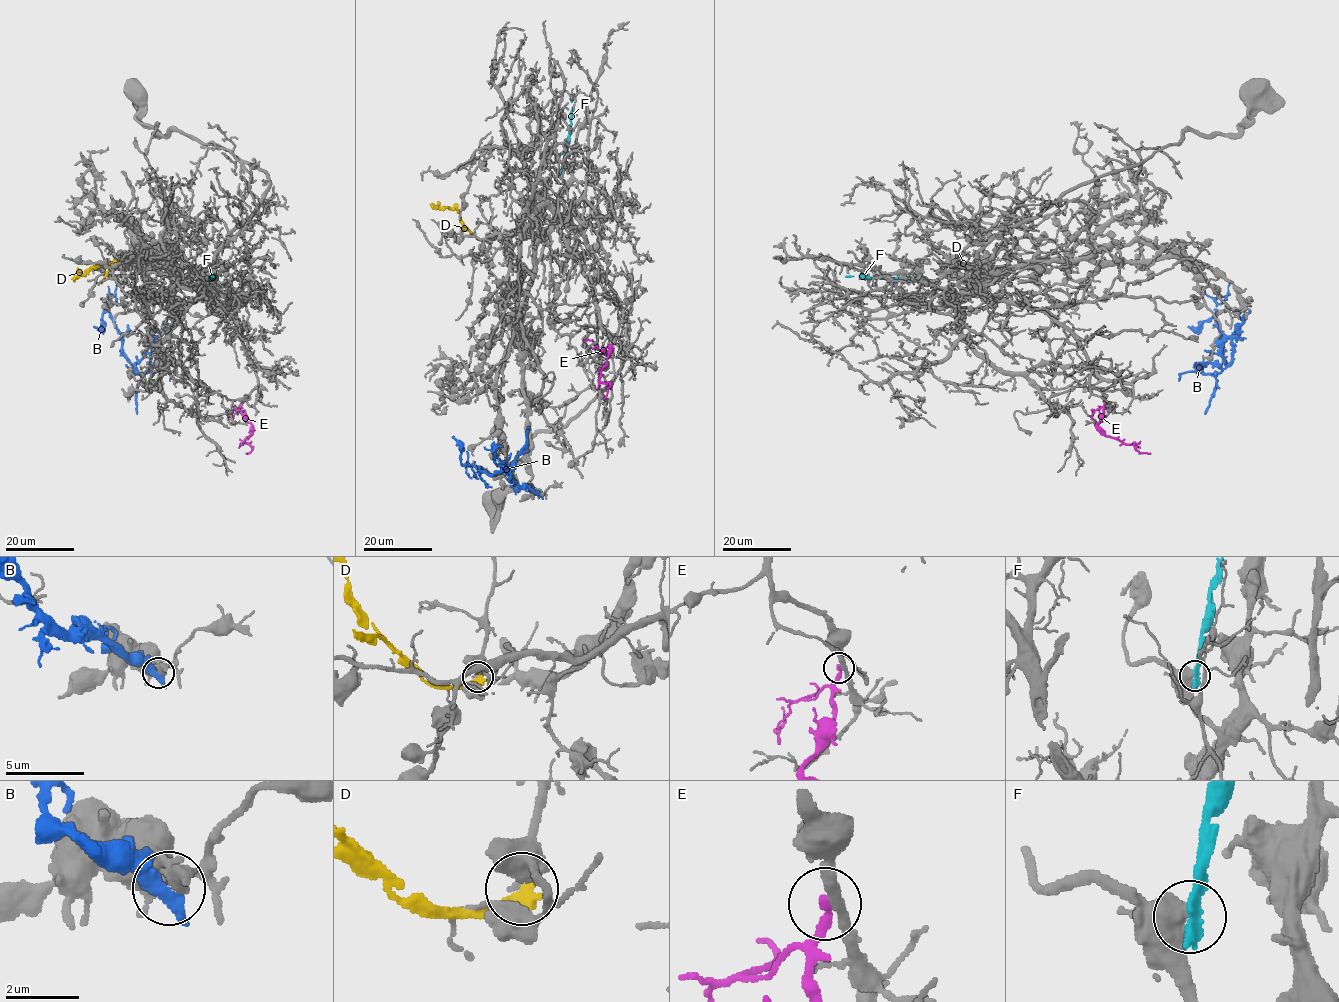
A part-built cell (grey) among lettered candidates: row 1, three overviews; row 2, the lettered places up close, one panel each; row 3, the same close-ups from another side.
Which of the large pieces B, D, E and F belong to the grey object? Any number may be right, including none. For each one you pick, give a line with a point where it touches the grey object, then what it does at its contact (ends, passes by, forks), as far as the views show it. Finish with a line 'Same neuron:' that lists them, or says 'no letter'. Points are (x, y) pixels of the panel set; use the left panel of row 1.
Same neuron: no letter

